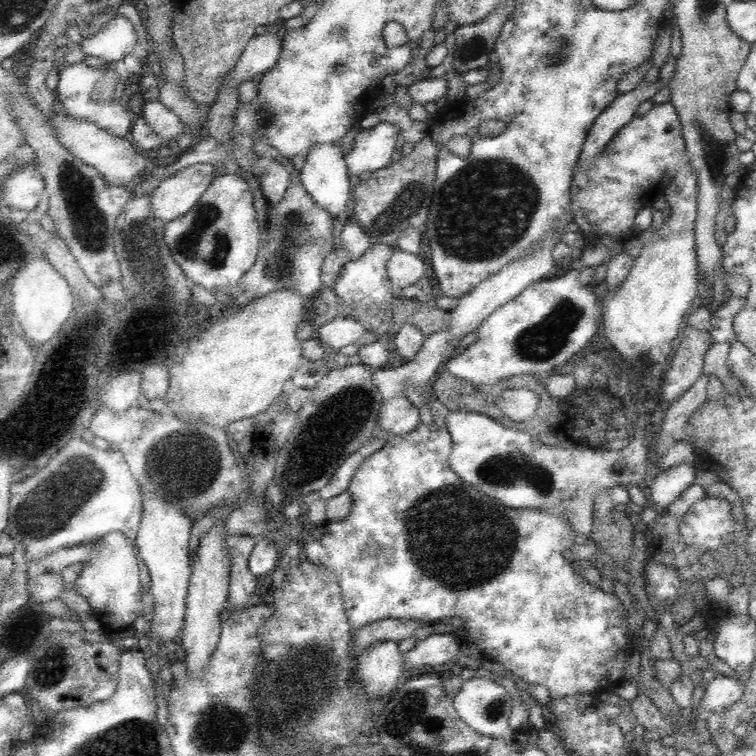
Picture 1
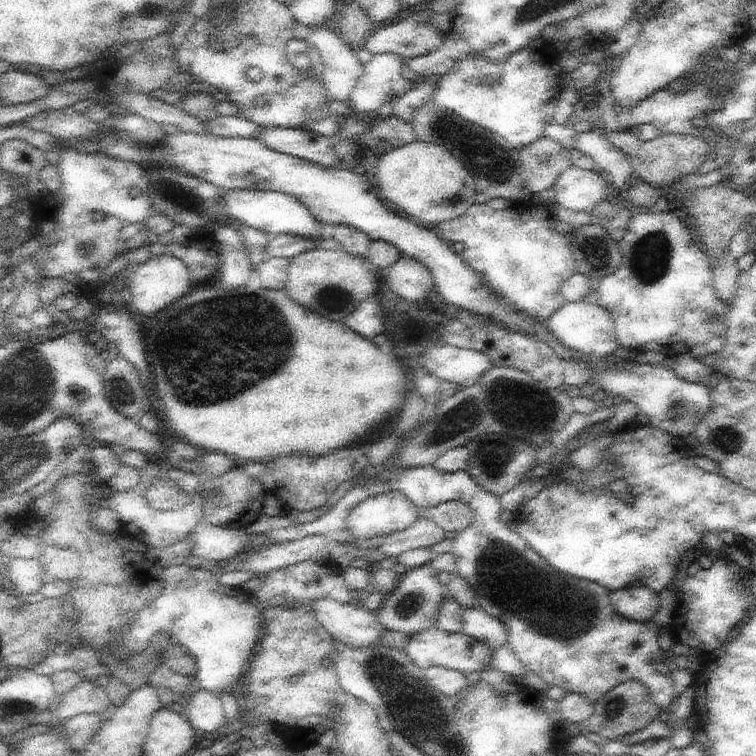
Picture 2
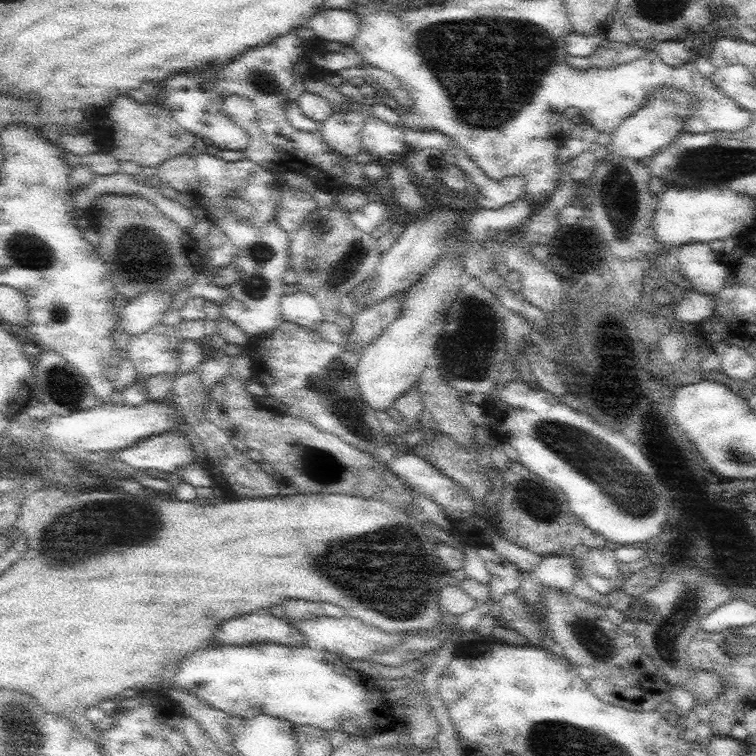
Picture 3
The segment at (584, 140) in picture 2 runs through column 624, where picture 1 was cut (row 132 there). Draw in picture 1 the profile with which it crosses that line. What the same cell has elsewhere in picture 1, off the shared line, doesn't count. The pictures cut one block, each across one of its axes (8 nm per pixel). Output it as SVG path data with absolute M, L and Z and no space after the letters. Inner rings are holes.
M158 99L153 102L145 102L142 114L150 129L172 144L186 131L178 115L160 103Z

